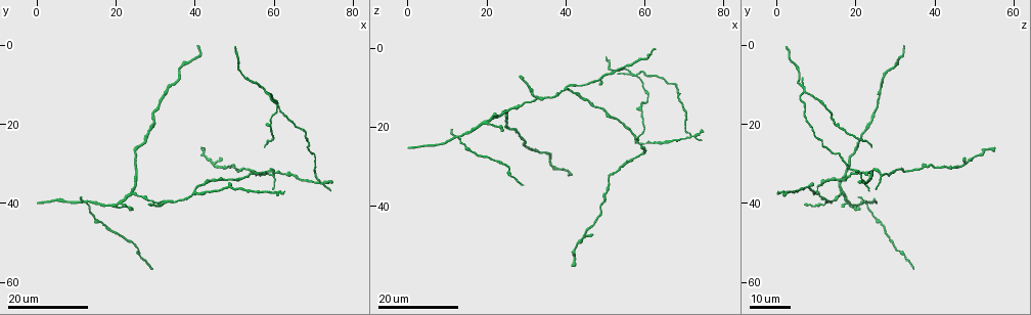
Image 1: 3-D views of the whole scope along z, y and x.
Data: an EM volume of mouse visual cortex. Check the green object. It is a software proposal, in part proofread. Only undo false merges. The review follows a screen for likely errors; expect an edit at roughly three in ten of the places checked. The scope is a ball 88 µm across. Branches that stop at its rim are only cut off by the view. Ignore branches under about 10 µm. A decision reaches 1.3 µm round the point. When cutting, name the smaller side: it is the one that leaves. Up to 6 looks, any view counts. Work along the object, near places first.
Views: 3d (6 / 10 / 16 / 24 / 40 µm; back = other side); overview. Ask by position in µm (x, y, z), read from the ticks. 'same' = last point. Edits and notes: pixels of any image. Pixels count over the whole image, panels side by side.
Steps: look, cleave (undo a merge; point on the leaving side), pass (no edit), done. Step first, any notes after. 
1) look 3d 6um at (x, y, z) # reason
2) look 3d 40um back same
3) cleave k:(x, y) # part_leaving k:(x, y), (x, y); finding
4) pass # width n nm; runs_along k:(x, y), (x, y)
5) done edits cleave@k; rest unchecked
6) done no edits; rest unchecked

look 3d 16um at (39.5, 38.0, 10.5) # three arms meet

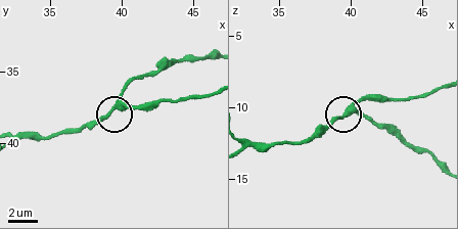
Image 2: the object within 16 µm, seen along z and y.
look 3d 10um at (39.6, 37.4, 10.6)

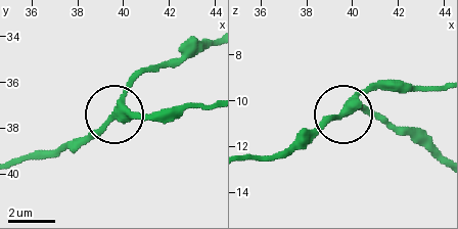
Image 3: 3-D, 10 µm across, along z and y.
pass # side_arm 28 um; runs_along 3:(210, 40), (139, 76), (118, 115), (178, 117); continuous, no second neuron

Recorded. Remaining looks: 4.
look 3d 16um at (59.0, 32.0, 24.5) # three arms meet

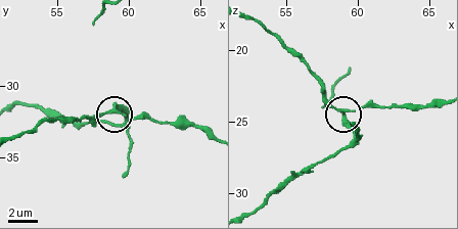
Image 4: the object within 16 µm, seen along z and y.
look 3d 6um at (59.0, 31.4, 24.4)

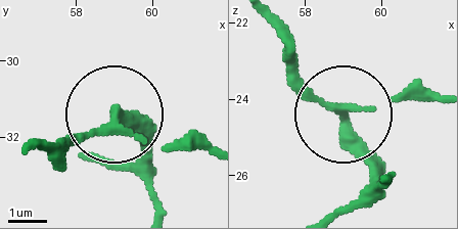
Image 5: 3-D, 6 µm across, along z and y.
pass # arms 3; runs_along 5:(38, 151), (71, 145), (109, 112), (155, 168); continuous, no second neuron

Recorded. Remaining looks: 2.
look 3d 16um at (12.5, 40.0, 22.5)

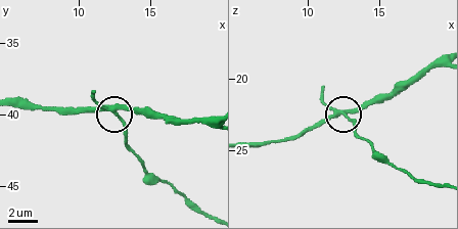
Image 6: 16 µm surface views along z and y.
look 3d 10um at (12.6, 40.0, 22.6) # closer look

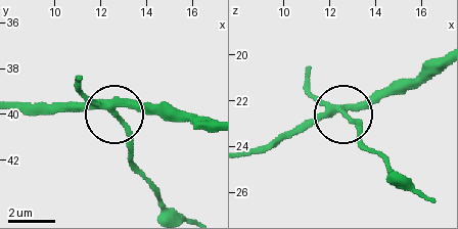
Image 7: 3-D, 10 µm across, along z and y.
cleave 7:(126, 135) # width 260 nm; part_leaving 7:(108, 111), (127, 133), (132, 163), (148, 186), (177, 212); a second neuron is stuck on

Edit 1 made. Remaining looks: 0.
done edits cleave@7; rest unchecked

